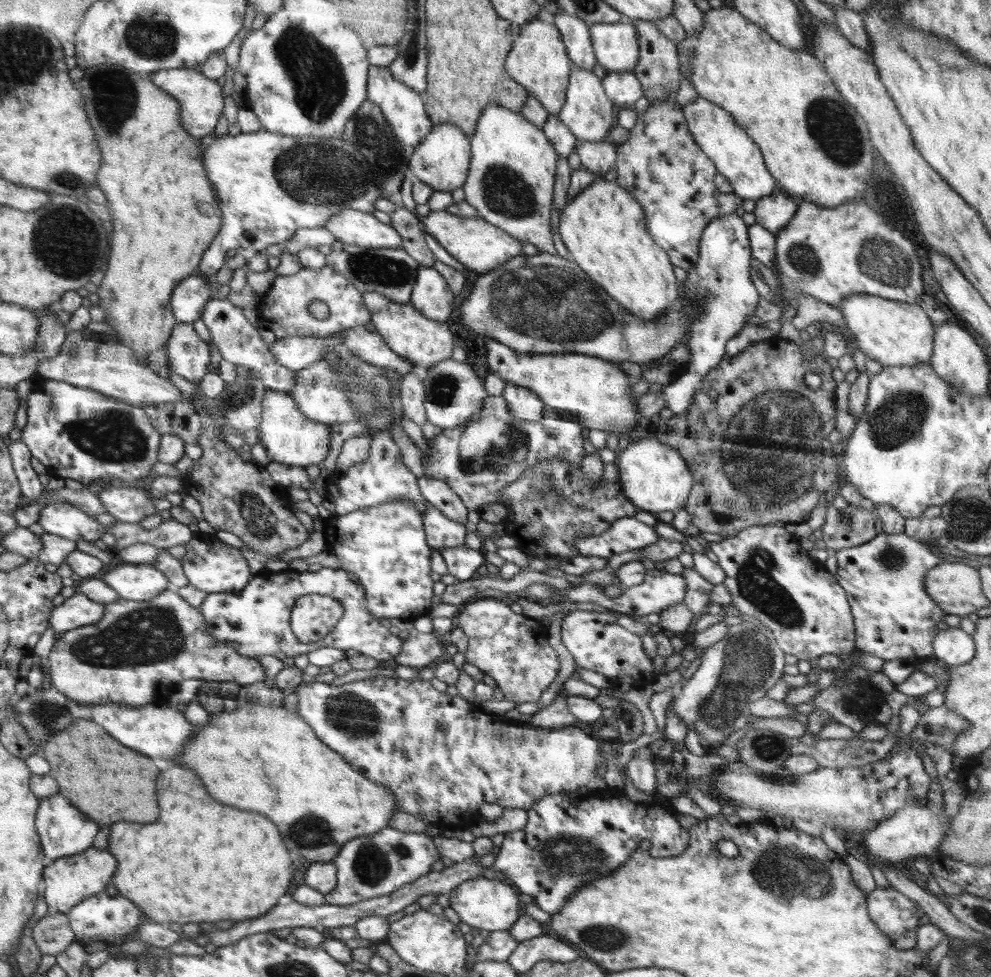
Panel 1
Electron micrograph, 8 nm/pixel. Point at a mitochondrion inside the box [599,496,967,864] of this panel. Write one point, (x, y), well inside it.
(749, 660)

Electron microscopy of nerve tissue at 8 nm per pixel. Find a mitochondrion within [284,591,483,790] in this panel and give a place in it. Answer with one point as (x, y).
(350, 714)

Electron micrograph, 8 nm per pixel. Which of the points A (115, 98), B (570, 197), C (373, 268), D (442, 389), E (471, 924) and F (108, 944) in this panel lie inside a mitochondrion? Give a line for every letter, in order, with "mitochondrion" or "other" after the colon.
A: mitochondrion
B: other
C: mitochondrion
D: mitochondrion
E: other
F: other

